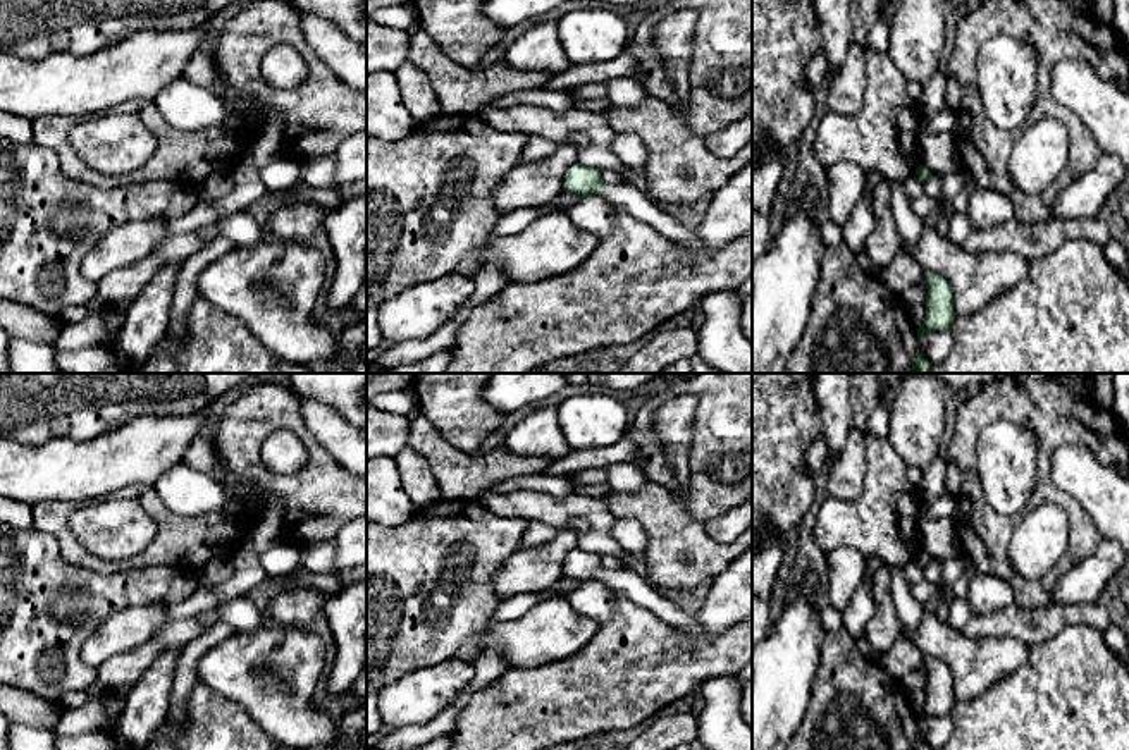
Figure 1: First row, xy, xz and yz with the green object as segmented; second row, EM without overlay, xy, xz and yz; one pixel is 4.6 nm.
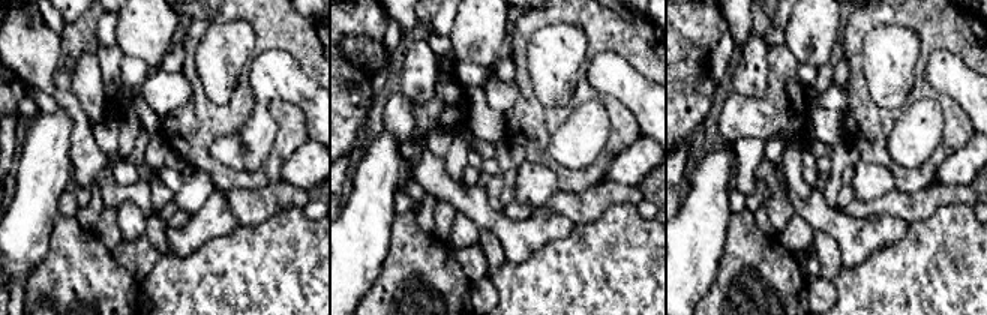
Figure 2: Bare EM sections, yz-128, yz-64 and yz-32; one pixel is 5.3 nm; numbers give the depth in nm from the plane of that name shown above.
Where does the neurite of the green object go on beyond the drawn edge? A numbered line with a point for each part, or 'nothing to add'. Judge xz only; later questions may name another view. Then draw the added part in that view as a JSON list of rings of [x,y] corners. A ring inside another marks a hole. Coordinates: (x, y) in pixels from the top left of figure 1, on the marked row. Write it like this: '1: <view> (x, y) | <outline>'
1: xz (623, 195) | [[[628,181],[606,186],[601,196],[613,206],[626,210],[633,218],[651,225],[673,243],[685,243],[688,246],[699,243],[694,229],[682,225],[663,205],[652,201],[645,191]]]

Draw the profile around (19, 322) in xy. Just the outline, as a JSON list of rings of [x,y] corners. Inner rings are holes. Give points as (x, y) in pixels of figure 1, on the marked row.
[[[0,299],[0,329],[3,329],[10,339],[28,339],[53,346],[62,323],[57,317],[40,313],[26,304]]]

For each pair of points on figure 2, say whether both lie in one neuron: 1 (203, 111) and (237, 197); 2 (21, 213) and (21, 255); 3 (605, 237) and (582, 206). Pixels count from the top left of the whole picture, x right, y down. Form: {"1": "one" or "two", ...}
{"1": "two", "2": "one", "3": "two"}

